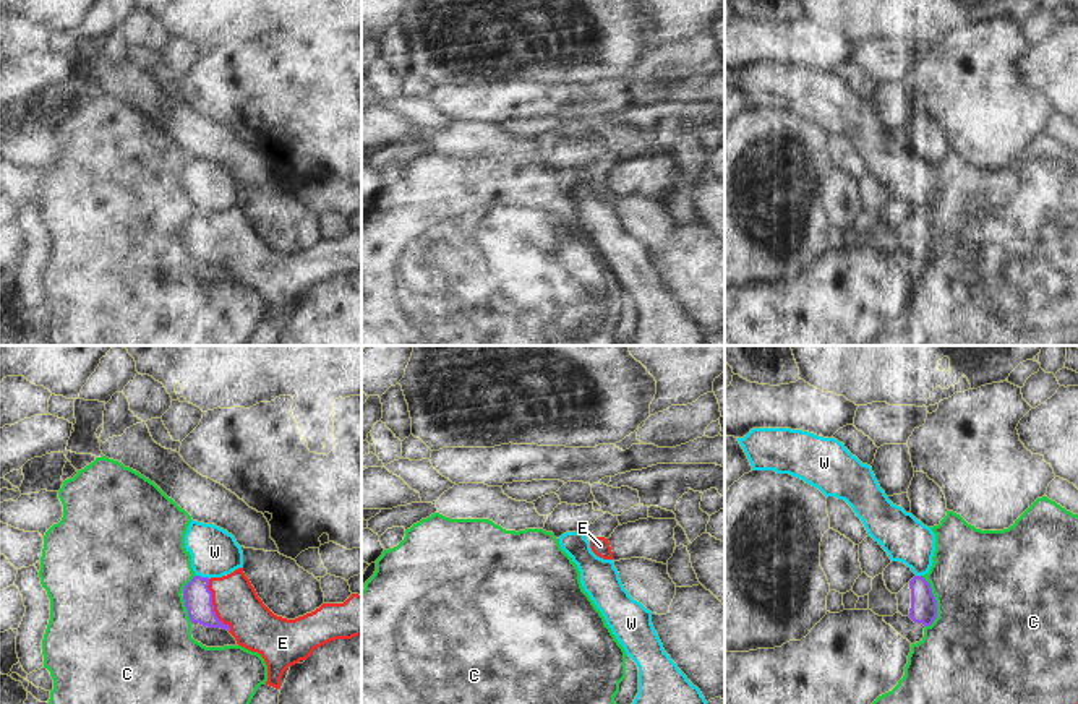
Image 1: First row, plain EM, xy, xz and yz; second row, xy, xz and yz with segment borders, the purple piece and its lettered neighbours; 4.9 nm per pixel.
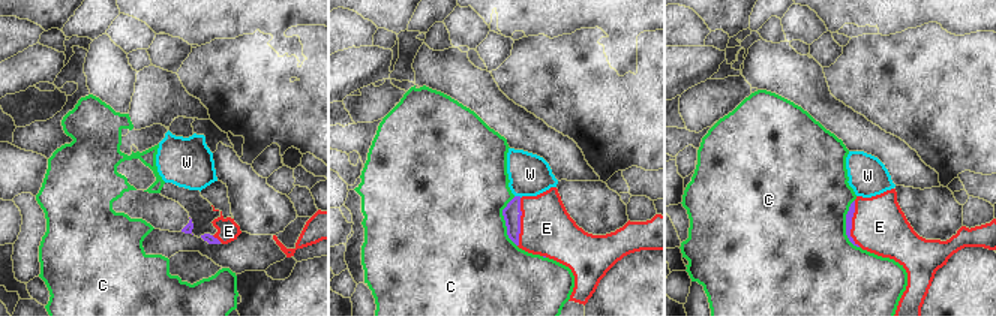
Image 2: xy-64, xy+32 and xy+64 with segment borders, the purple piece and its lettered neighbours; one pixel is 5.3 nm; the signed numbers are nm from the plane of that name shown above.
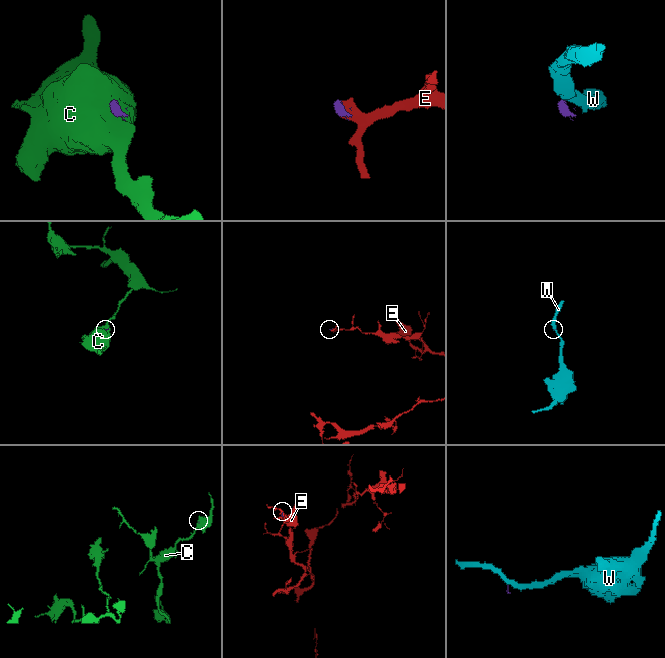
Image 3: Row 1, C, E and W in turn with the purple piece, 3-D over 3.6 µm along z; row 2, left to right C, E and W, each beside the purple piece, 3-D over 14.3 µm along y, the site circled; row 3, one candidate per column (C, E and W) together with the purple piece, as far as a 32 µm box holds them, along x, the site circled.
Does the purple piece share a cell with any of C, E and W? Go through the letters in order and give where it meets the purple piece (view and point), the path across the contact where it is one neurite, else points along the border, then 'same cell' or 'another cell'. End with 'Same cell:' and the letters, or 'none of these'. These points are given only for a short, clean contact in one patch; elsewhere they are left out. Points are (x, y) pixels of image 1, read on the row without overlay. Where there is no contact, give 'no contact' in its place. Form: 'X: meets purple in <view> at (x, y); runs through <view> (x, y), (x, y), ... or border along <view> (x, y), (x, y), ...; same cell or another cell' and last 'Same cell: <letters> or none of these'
C: meets purple in yz at (936, 239); border along yz (921, 213), (929, 221), (936, 237), (936, 255), (929, 263); another cell
E: meets purple in xy at (213, 244); runs through xy (198, 236), (205, 236), (213, 244), (235, 239); same cell
W: meets purple in xy at (203, 214); border along xy (196, 211), (209, 214); another cell
Same cell: E

